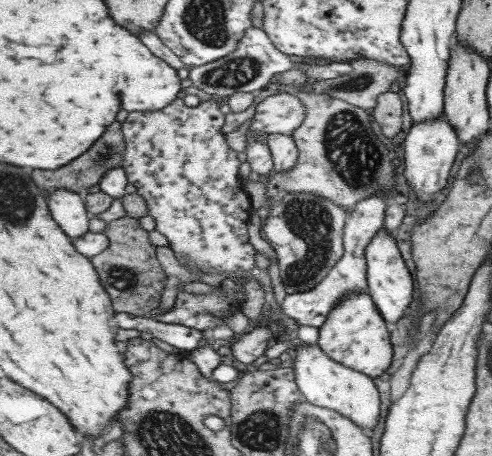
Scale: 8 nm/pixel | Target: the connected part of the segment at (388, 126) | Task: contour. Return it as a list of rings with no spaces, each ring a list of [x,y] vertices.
[[[387,91],[376,96],[375,106],[370,110],[371,119],[379,125],[379,130],[391,139],[401,130],[401,101],[399,95]]]

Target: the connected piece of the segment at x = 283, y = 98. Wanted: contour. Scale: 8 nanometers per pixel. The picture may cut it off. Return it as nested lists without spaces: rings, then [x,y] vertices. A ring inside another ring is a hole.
[[[275,92],[257,104],[252,118],[248,127],[250,132],[293,137],[297,128],[304,123],[305,103],[297,95]]]

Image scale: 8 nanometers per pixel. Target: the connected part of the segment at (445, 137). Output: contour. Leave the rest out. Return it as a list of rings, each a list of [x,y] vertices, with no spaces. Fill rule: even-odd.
[[[440,115],[433,120],[411,124],[403,140],[403,176],[407,180],[413,196],[423,206],[429,206],[433,200],[433,194],[437,194],[443,186],[447,186],[449,170],[455,162],[459,148],[457,136],[455,136],[453,128],[449,126],[449,122]]]

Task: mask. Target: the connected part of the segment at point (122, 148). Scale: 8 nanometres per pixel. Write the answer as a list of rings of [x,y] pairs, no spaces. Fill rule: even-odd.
[[[115,122],[93,146],[89,152],[85,152],[81,158],[73,160],[63,166],[63,168],[57,168],[57,170],[35,170],[33,172],[33,180],[37,180],[37,186],[43,188],[46,194],[51,194],[55,190],[61,190],[61,188],[67,188],[73,192],[80,193],[82,196],[89,194],[91,186],[97,186],[101,184],[101,180],[105,177],[105,174],[109,170],[115,170],[115,168],[123,167],[125,162],[125,154],[127,149],[127,141],[125,141],[125,135],[123,135],[122,123]]]

